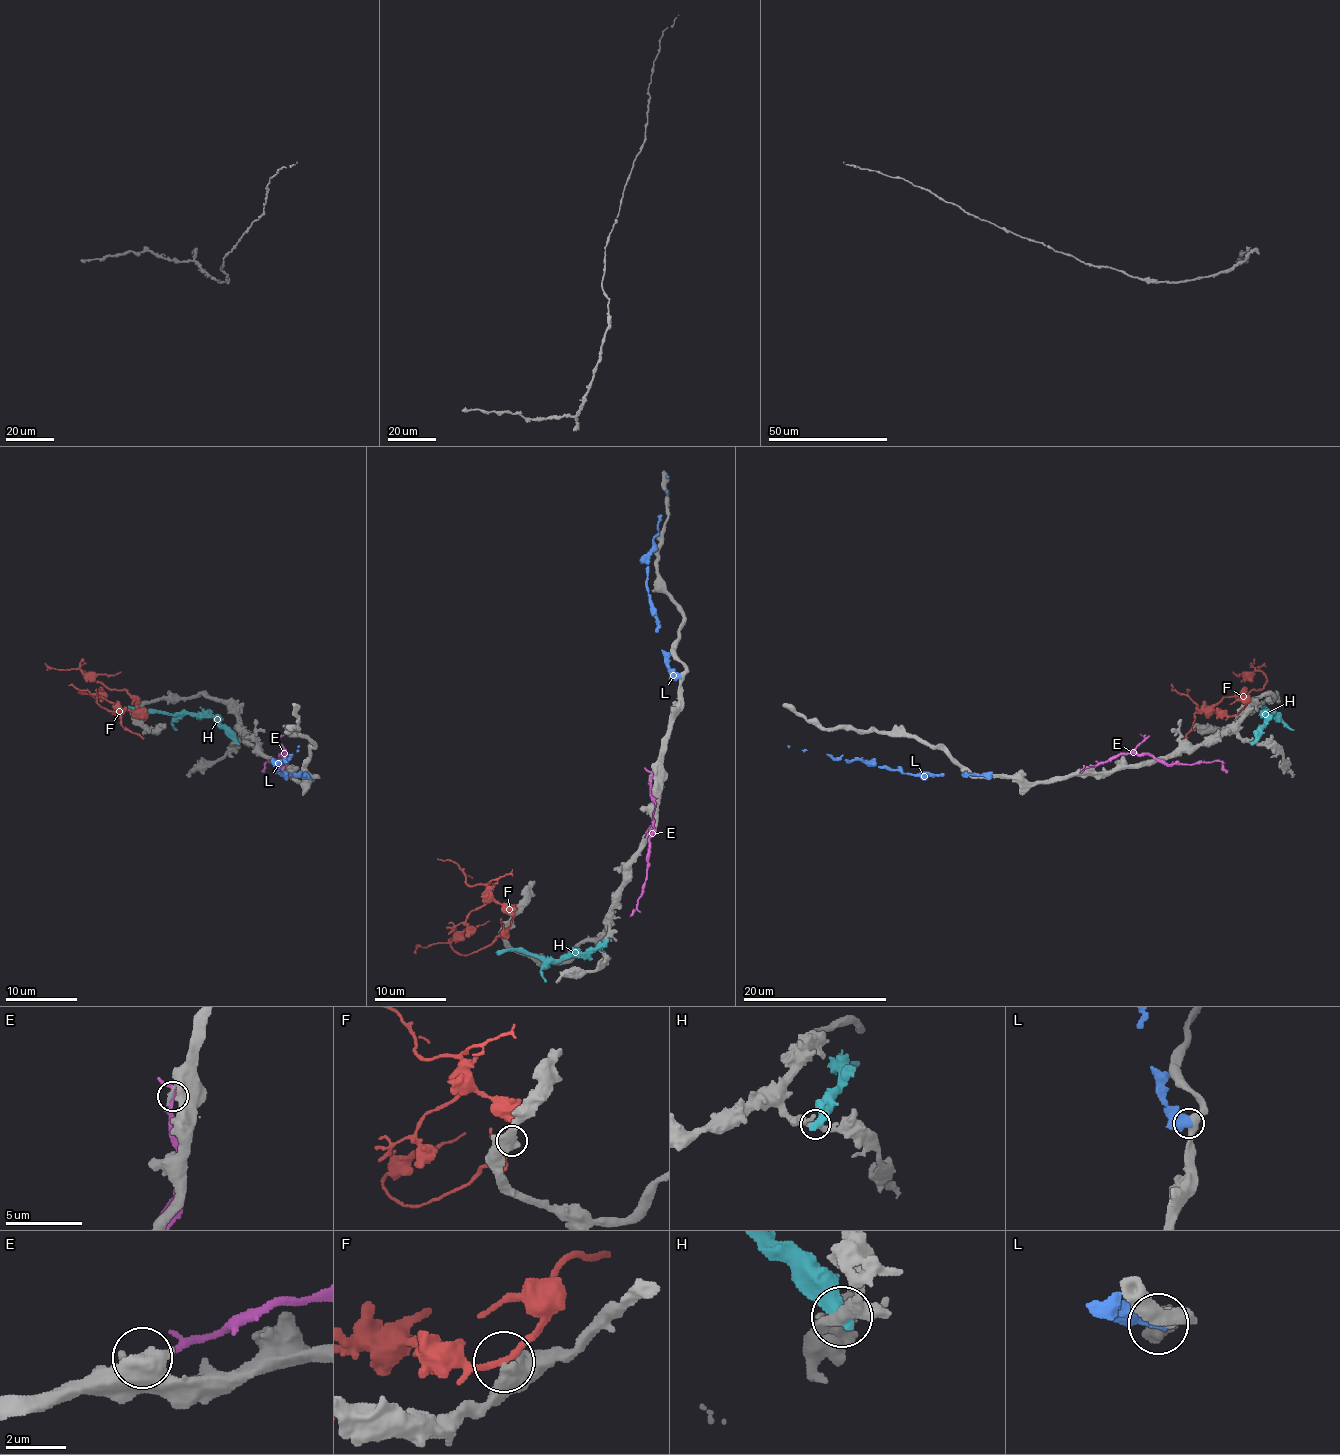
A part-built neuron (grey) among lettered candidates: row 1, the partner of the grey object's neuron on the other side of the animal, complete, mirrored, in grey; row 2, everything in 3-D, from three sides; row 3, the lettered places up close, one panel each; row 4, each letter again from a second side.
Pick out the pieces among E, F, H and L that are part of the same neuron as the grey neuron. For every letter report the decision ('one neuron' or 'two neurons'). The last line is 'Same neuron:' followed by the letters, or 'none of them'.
E: two neurons
F: two neurons
H: two neurons
L: two neurons
Same neuron: none of them

